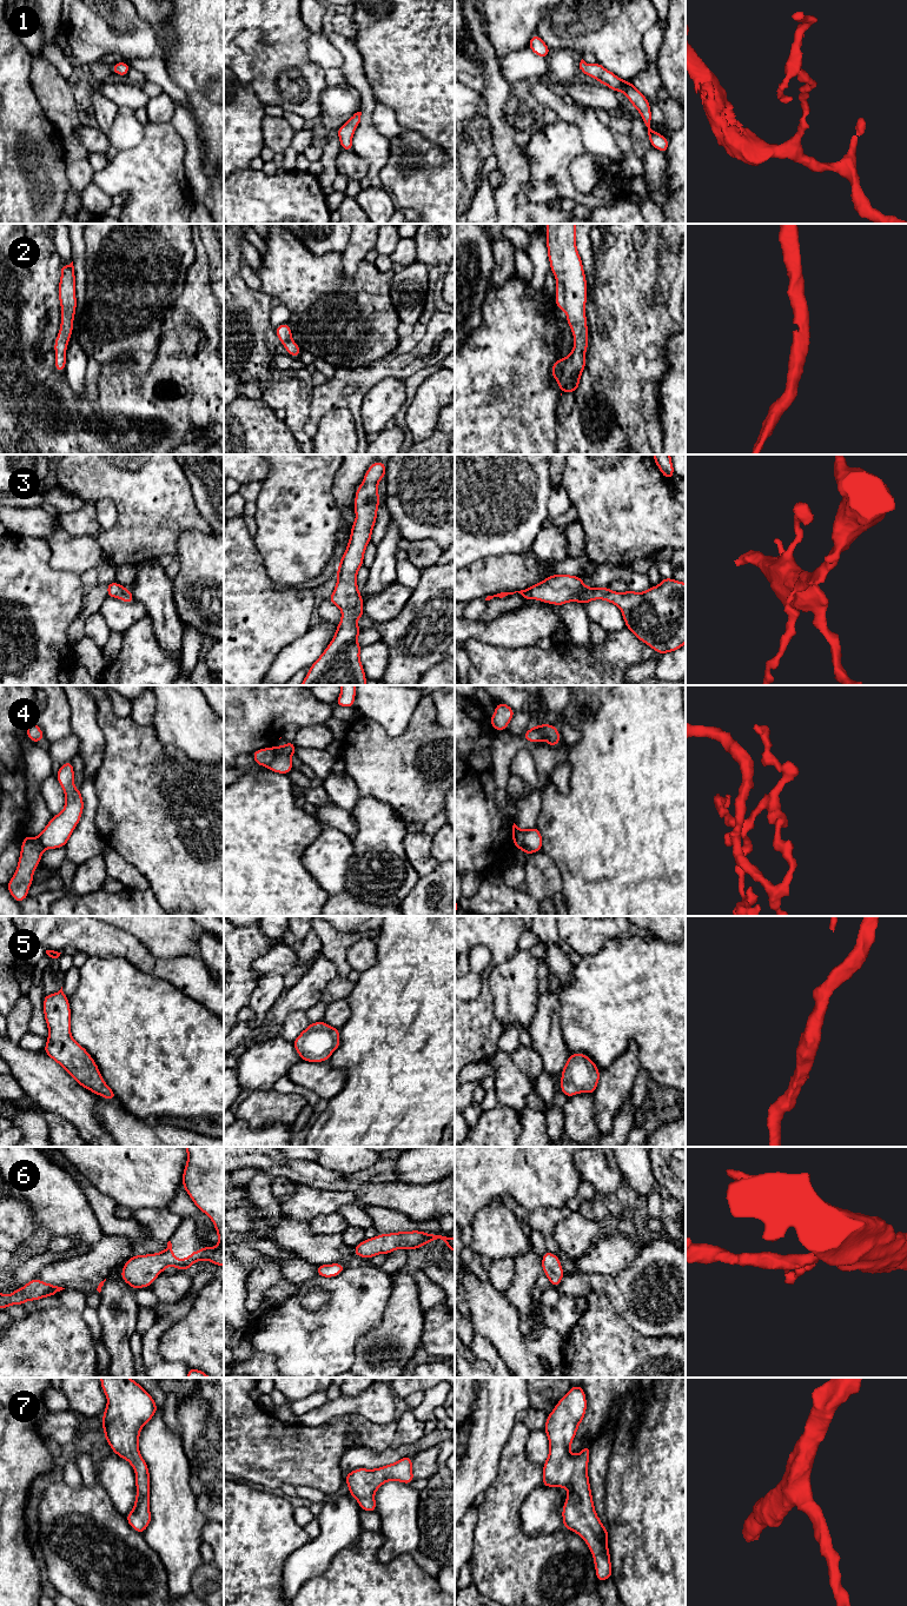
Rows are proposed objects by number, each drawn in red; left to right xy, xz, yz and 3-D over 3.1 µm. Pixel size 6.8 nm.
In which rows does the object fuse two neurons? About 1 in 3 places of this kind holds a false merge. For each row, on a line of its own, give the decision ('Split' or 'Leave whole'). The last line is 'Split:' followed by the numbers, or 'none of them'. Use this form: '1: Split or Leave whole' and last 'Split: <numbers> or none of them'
1: Leave whole
2: Leave whole
3: Leave whole
4: Split
5: Leave whole
6: Leave whole
7: Leave whole
Split: 4

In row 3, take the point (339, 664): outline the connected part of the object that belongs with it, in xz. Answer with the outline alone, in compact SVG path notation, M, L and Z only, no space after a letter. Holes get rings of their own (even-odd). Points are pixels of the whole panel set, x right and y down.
M376 460L365 472L363 483L357 487L355 497L356 520L351 526L350 540L340 558L337 570L337 583L329 600L342 610L335 636L319 658L310 666L300 685L366 685L366 676L359 658L362 645L357 642L362 632L357 620L365 613L363 597L357 586L357 572L363 566L364 553L371 542L372 529L376 525L379 507L378 483L385 478L386 465Z

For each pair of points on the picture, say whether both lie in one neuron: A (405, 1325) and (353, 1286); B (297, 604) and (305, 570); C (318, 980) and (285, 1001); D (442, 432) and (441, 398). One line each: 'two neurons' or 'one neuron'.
A: two neurons
B: two neurons
C: one neuron
D: two neurons

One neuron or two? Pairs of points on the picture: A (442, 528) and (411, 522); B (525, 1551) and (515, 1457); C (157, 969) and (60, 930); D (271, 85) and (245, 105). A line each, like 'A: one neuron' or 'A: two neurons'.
A: one neuron
B: one neuron
C: one neuron
D: two neurons

